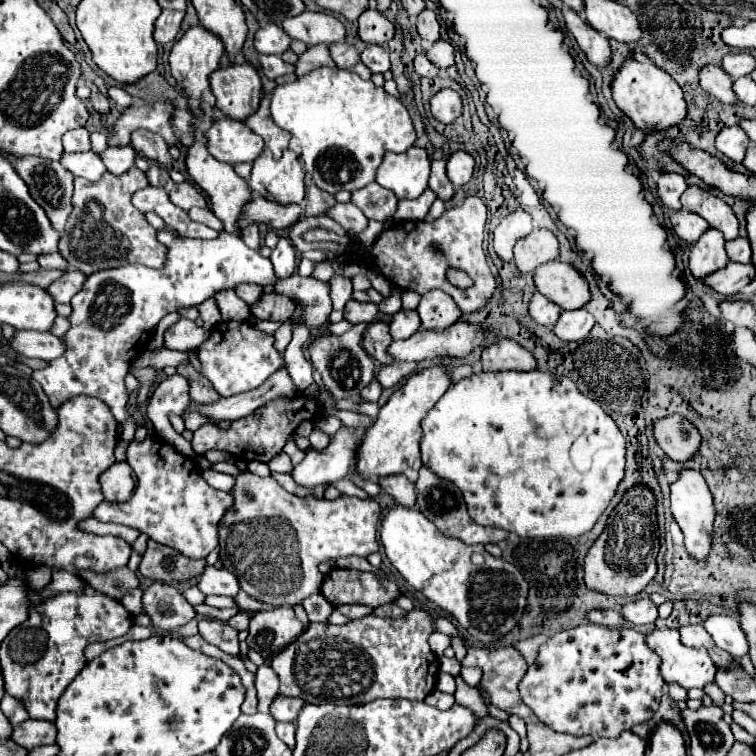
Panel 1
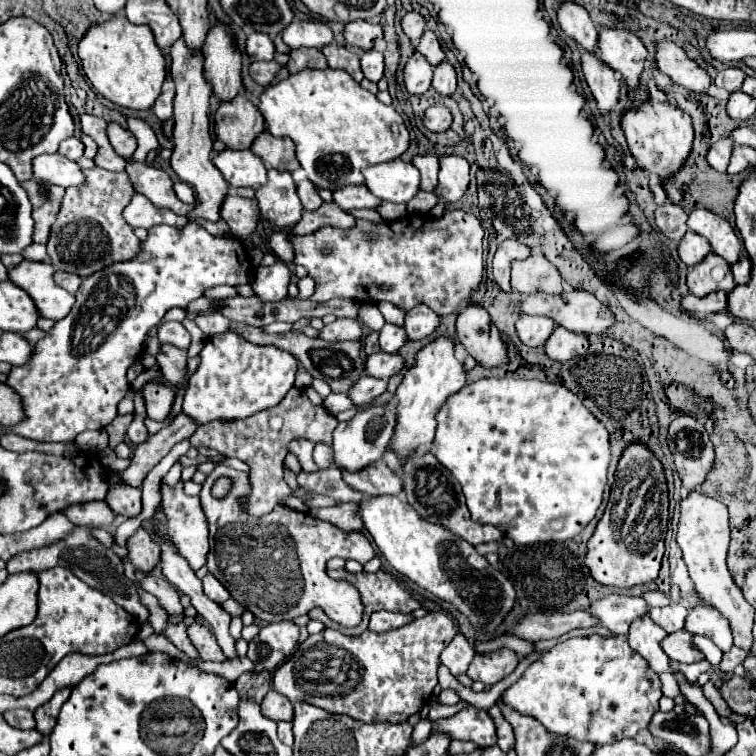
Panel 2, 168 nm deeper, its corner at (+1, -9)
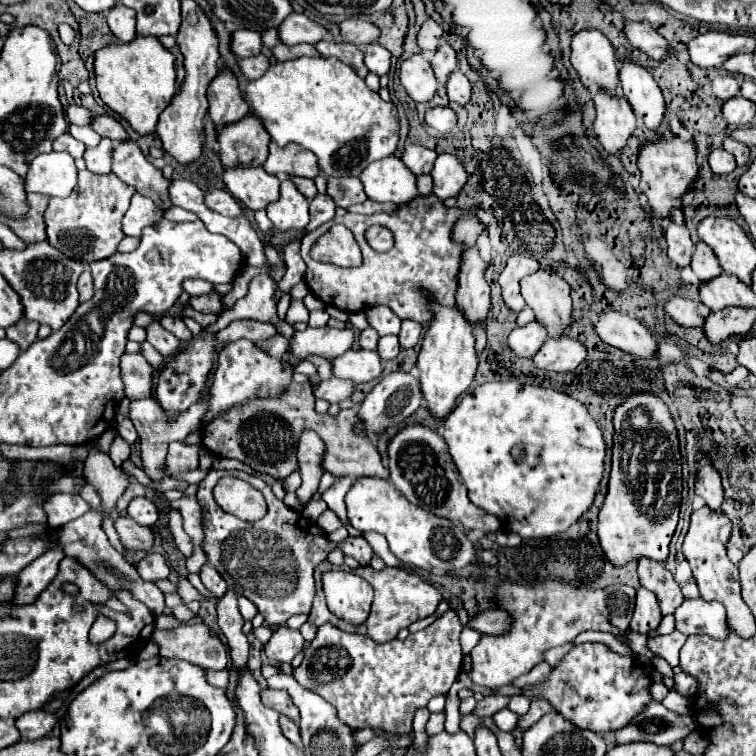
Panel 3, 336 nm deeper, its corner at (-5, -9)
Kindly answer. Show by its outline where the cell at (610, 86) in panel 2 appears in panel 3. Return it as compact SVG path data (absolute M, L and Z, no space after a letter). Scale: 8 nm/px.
M595 91L593 101L597 107L597 119L593 123L595 137L607 153L619 155L635 131L637 119L623 97L611 97L603 91Z

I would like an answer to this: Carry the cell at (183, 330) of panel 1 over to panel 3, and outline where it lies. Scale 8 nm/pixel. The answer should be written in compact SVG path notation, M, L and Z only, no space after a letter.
M161 315L159 317L159 323L167 329L167 331L171 331L179 341L189 341L191 339L191 331L187 329L187 325L183 323L183 319L181 317L173 317L173 315Z

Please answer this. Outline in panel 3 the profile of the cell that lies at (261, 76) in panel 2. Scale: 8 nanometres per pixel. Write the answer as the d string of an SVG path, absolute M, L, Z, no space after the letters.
M259 53L259 55L251 55L251 57L245 57L245 59L239 59L237 65L239 65L239 69L243 71L243 75L247 79L259 79L269 67L269 59Z

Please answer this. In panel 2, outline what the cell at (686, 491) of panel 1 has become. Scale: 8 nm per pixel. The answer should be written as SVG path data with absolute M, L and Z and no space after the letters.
M691 491L685 499L681 499L681 517L677 525L677 543L683 551L683 561L689 569L689 575L697 587L697 593L707 603L715 605L723 617L729 619L733 629L735 645L743 651L749 651L753 647L753 617L755 611L749 607L747 599L743 597L741 589L733 583L725 557L729 547L729 523L727 523L727 507L711 497L707 497L701 491Z

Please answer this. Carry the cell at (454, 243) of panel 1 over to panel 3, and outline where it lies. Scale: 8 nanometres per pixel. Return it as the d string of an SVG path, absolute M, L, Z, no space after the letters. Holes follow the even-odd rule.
M435 193L417 195L415 199L401 203L395 213L373 213L373 215L357 215L347 213L345 217L335 217L333 221L317 227L313 233L307 233L301 239L301 257L307 263L305 283L317 297L331 297L331 301L339 301L339 309L343 311L365 311L367 307L387 305L391 307L399 319L413 319L417 323L429 323L431 313L421 297L419 289L425 287L435 293L435 299L443 305L455 303L457 291L457 273L461 263L463 247L451 241L451 229L455 221L463 215L459 207L447 207ZM343 223L349 227L363 251L363 265L359 269L339 269L335 265L315 263L309 257L309 249L317 237L321 237L329 225ZM371 225L385 225L395 239L395 245L387 253L379 253L369 247L365 241L365 231Z

